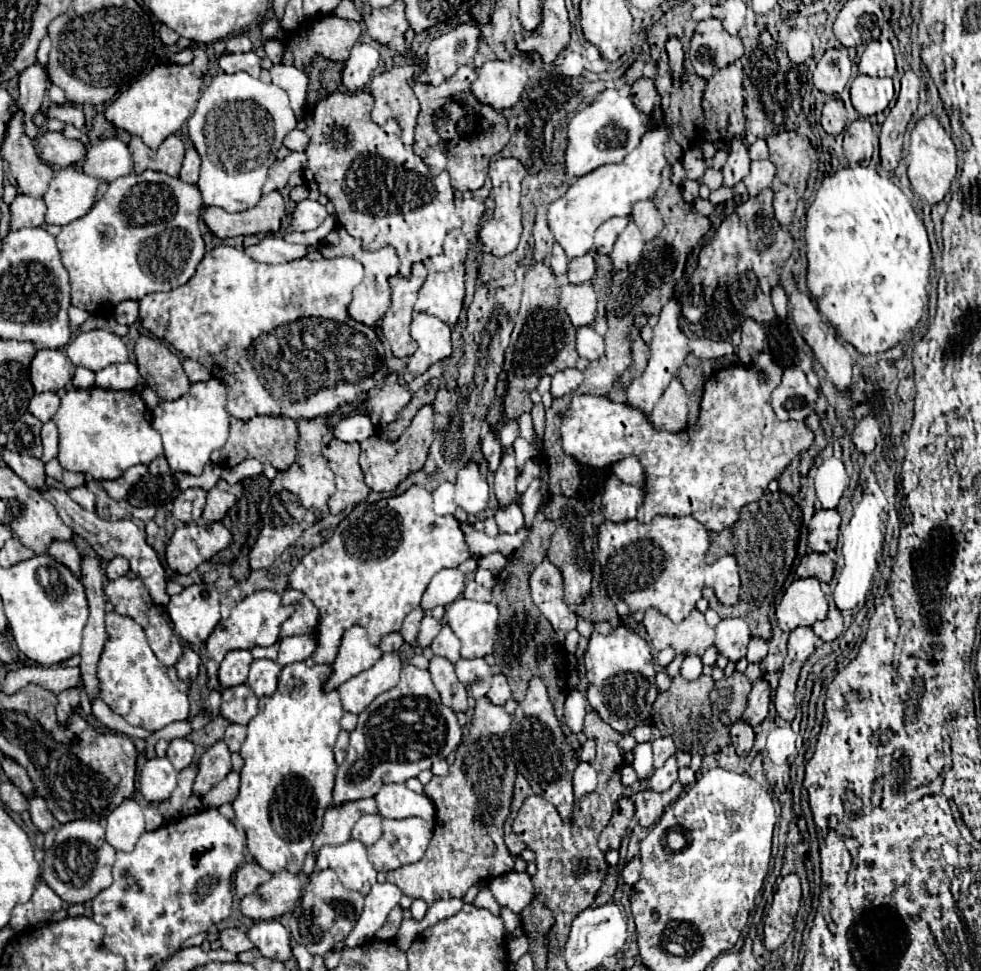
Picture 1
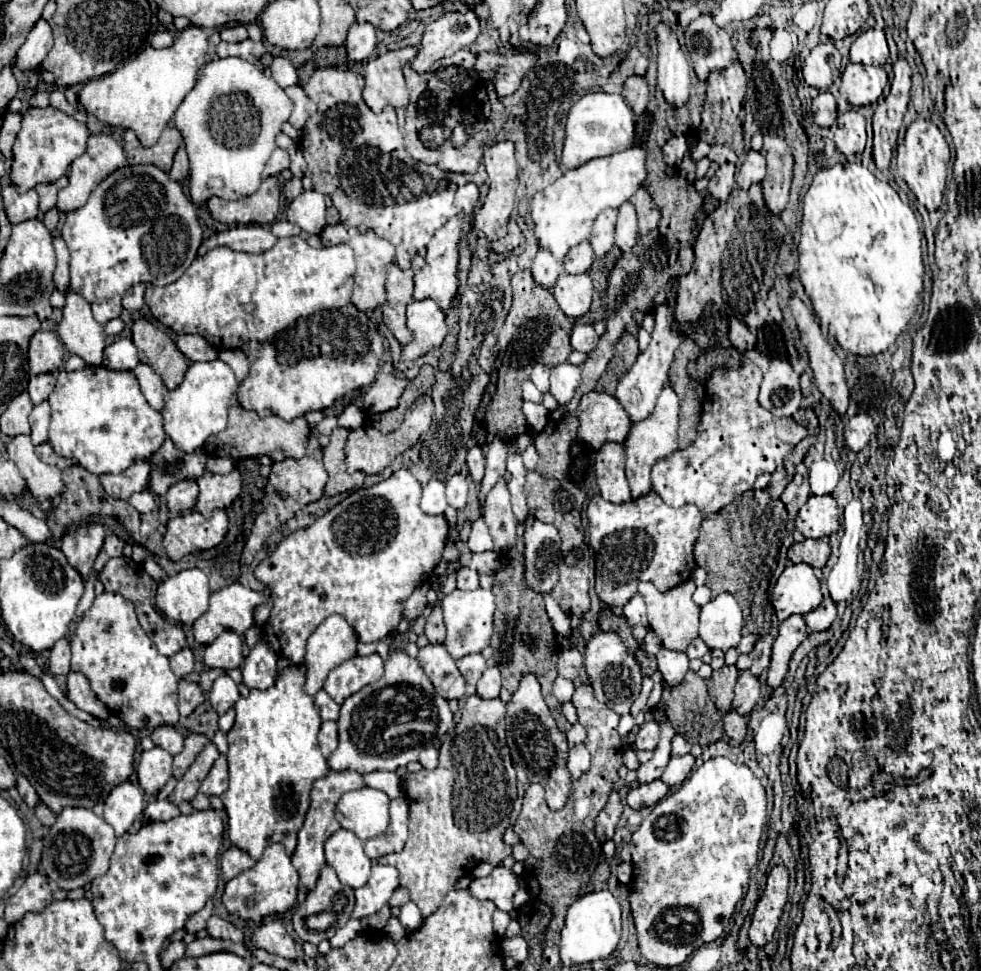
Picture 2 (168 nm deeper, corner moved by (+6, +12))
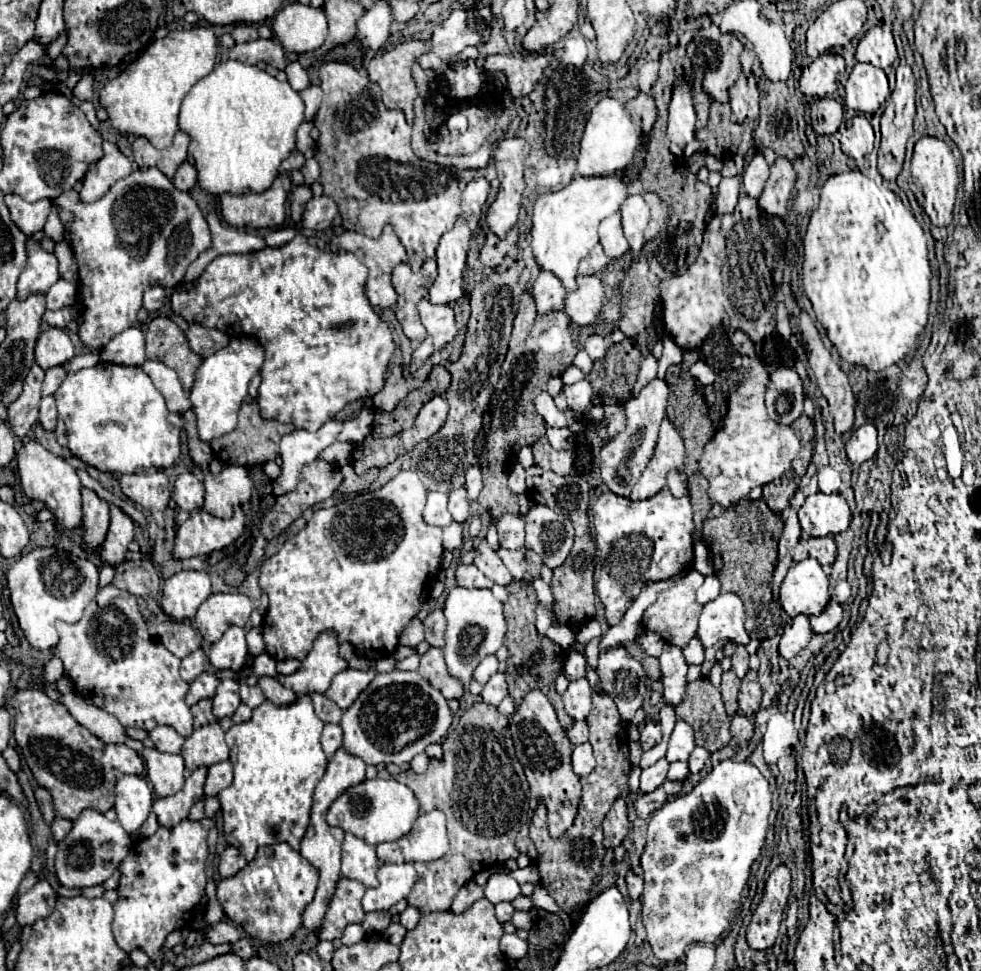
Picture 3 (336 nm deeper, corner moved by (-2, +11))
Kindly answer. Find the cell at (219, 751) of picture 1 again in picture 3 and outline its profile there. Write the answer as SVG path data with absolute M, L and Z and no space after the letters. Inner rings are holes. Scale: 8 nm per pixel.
M199 766L187 780L185 786L167 798L157 798L153 802L153 812L159 818L161 826L175 826L181 820L187 818L191 806L199 800L203 800L203 786L205 786L205 778L207 778L207 766Z

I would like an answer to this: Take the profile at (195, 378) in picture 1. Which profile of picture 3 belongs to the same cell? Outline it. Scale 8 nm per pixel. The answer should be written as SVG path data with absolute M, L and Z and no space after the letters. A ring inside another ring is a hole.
M191 324L187 330L187 342L195 354L207 358L207 356L215 354L217 350L225 348L229 344L229 338L227 338L227 334L223 334L215 328L203 328L199 324Z

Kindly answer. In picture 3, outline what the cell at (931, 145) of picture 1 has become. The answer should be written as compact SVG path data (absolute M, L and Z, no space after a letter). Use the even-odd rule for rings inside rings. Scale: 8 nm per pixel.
M923 136L915 142L909 186L917 202L923 206L923 210L927 212L927 216L935 226L947 226L951 222L955 196L957 196L957 162L953 158L951 148L943 140L935 136Z

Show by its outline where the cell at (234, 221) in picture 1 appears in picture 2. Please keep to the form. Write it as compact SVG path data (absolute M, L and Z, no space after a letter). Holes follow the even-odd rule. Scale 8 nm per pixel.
M269 177L261 183L259 191L237 199L237 201L225 201L219 197L211 197L207 201L211 217L225 223L225 225L265 225L275 221L279 213L279 179Z

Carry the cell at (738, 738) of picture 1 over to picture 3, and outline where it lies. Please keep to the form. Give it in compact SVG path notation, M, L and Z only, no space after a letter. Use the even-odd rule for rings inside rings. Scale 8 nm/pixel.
M735 714L731 718L731 734L733 734L735 742L741 748L745 748L749 744L751 736L753 736L753 722L751 722L751 718L747 718L743 714Z

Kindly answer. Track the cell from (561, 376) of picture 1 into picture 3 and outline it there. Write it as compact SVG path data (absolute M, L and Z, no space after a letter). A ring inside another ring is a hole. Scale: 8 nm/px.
M587 380L575 382L571 386L563 388L565 396L567 396L567 404L573 412L585 414L591 408L591 384Z

